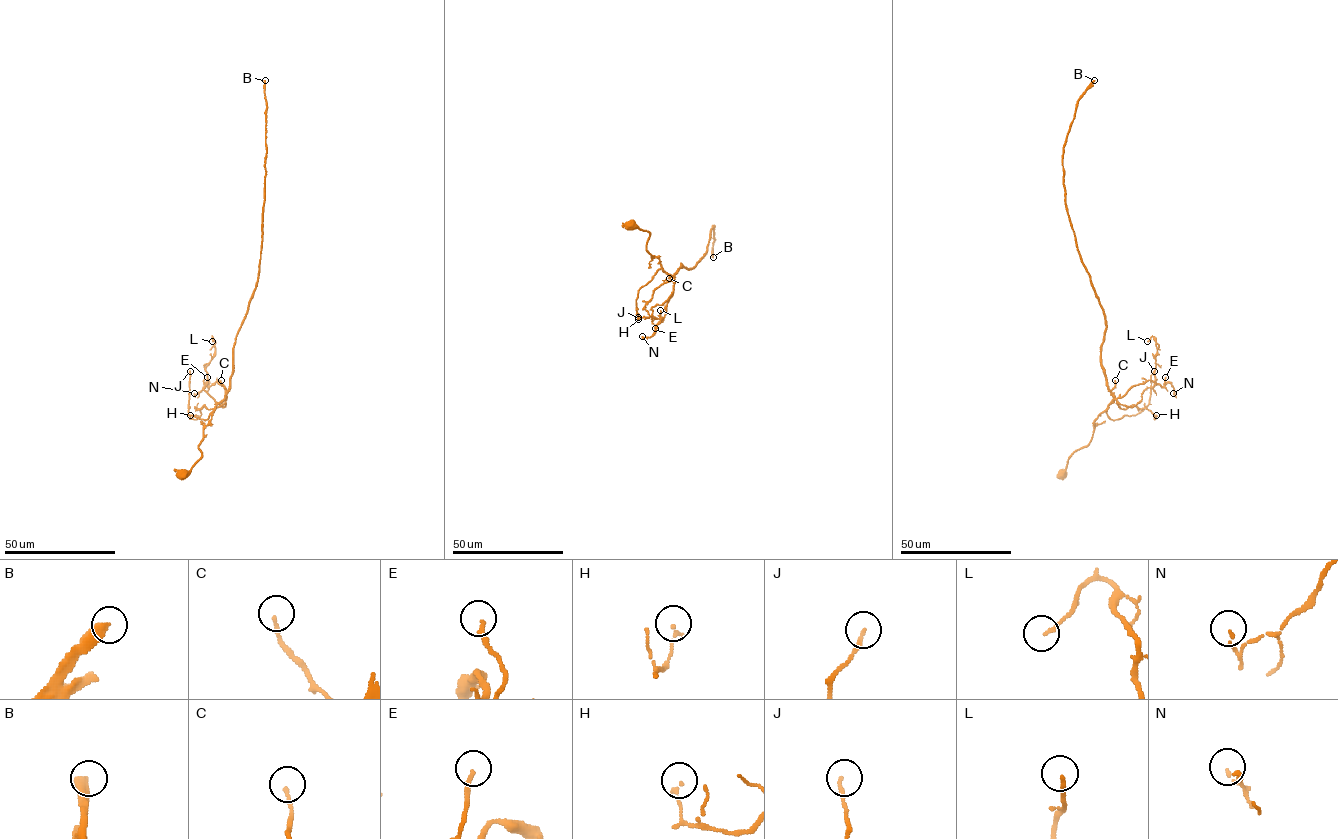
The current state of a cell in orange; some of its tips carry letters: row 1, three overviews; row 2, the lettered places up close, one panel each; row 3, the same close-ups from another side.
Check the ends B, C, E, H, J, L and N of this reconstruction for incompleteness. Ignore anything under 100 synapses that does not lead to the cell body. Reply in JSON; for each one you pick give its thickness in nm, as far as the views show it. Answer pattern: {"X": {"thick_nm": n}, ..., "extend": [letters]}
{"B": {"thick_nm": 440}, "extend": ["B"]}

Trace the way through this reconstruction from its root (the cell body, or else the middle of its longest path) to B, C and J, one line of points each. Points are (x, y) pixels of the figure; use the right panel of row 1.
B: (1062, 474), (1113, 398), (1101, 360), (1105, 317), (1078, 249), (1063, 167), (1077, 101), (1094, 80)
C: (1062, 474), (1069, 457), (1090, 441), (1094, 421), (1113, 398), (1110, 391), (1115, 380)
J: (1062, 474), (1069, 457), (1090, 441), (1099, 414), (1105, 411), (1118, 420), (1139, 413), (1148, 404), (1154, 371)

